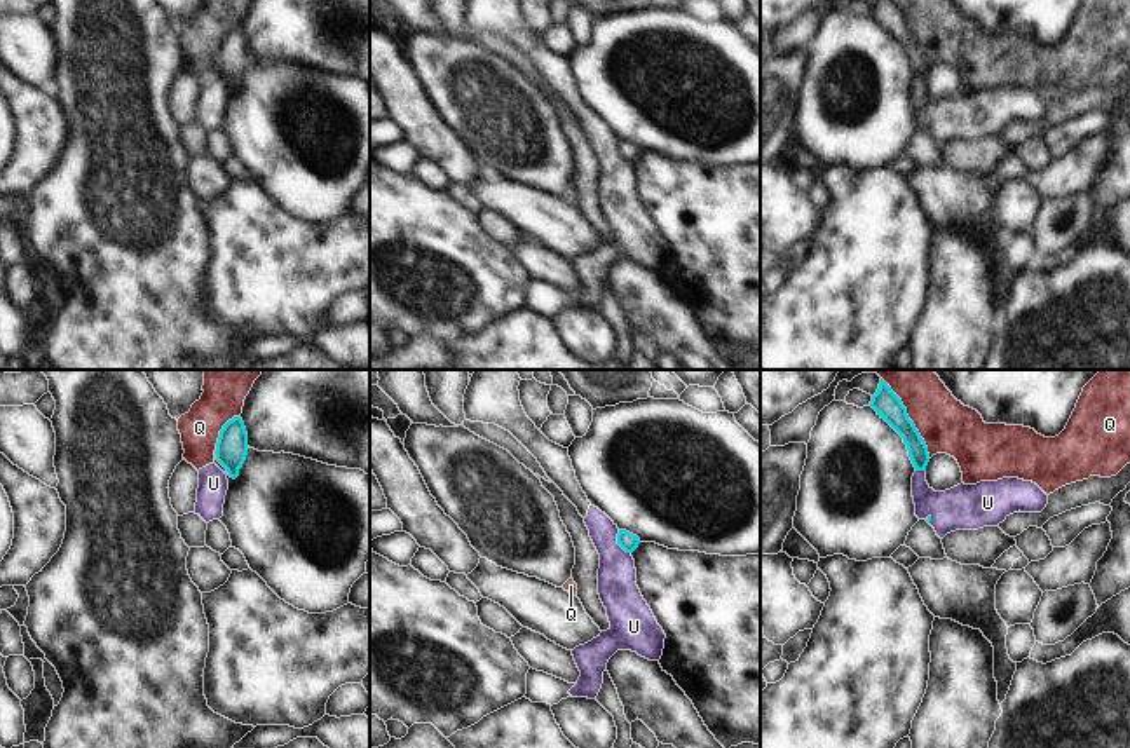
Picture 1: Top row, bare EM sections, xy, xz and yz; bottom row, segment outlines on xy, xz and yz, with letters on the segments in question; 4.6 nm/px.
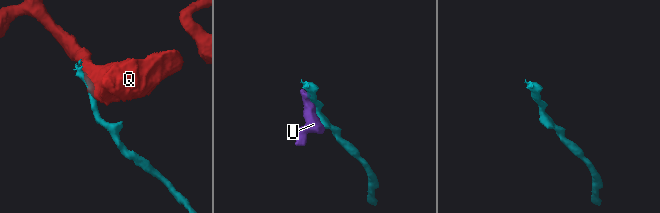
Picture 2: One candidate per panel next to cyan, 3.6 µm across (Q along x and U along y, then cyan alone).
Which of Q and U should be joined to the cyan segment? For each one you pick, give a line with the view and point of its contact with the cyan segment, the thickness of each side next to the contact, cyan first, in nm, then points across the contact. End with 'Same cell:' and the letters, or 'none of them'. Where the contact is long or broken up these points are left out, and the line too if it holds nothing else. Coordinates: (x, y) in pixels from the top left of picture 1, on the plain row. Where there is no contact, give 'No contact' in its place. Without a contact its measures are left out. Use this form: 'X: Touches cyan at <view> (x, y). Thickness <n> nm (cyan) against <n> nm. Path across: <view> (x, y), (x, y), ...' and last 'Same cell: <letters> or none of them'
Same cell: none of them

